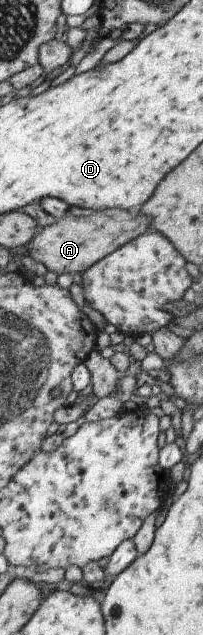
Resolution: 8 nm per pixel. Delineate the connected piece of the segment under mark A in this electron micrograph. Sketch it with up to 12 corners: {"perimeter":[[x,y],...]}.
{"perimeter":[[108,209],[59,218],[23,246],[57,275],[83,273],[150,231]]}

